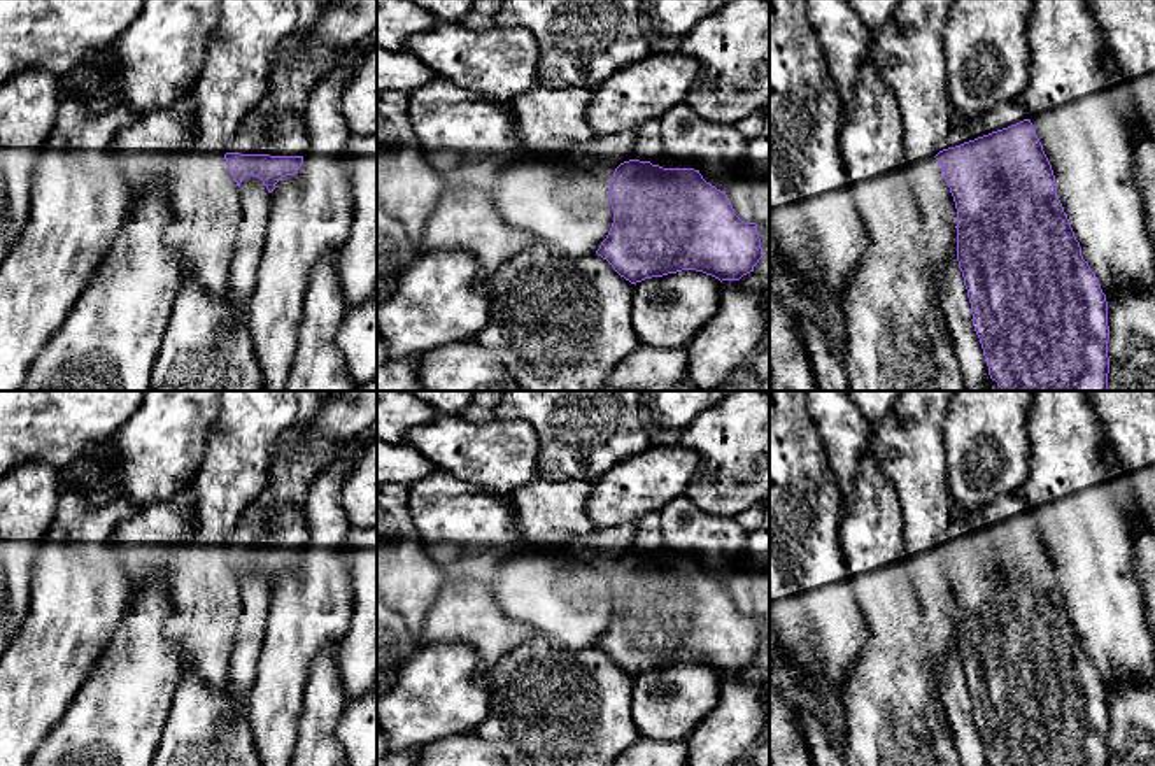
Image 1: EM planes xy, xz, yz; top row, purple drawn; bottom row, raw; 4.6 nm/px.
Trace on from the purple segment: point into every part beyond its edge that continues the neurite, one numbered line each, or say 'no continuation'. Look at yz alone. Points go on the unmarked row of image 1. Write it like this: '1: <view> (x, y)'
1: yz (1010, 505)

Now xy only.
1: xy (276, 519)

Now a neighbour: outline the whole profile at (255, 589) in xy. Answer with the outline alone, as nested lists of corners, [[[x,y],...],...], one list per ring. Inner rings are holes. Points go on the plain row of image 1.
[[[247,568],[240,575],[238,585],[242,594],[242,614],[228,661],[228,680],[224,689],[238,705],[245,706],[266,631],[270,585],[263,573],[252,568]]]

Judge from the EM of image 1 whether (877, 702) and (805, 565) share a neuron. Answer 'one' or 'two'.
two

